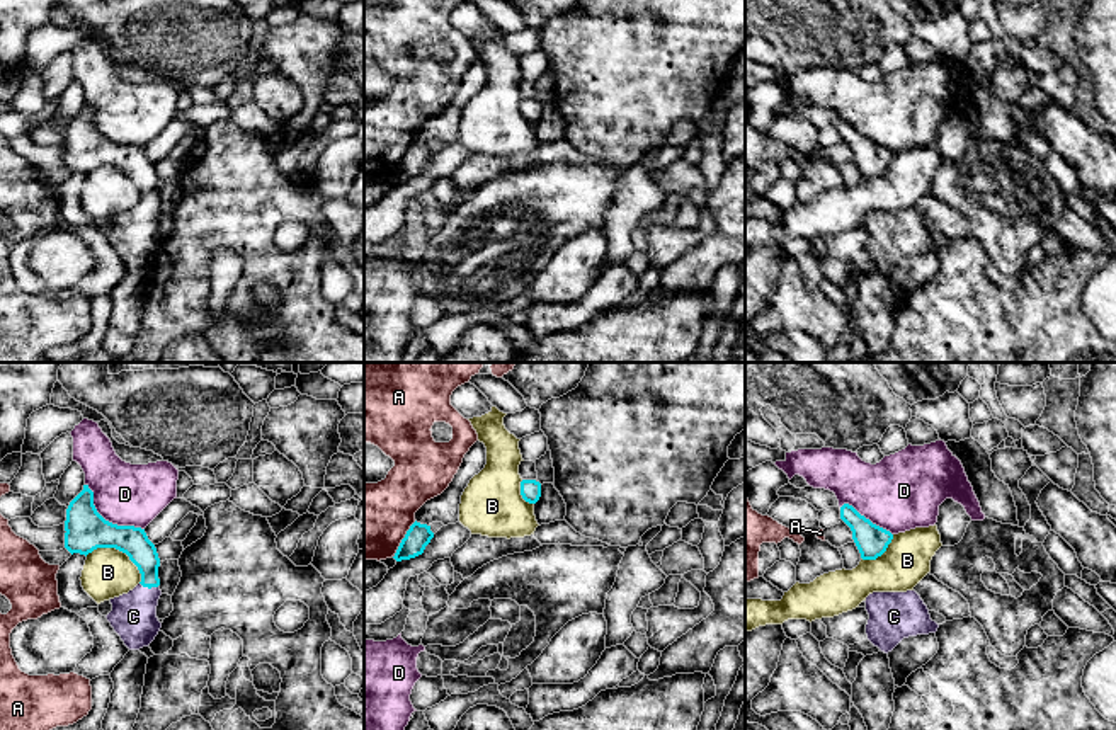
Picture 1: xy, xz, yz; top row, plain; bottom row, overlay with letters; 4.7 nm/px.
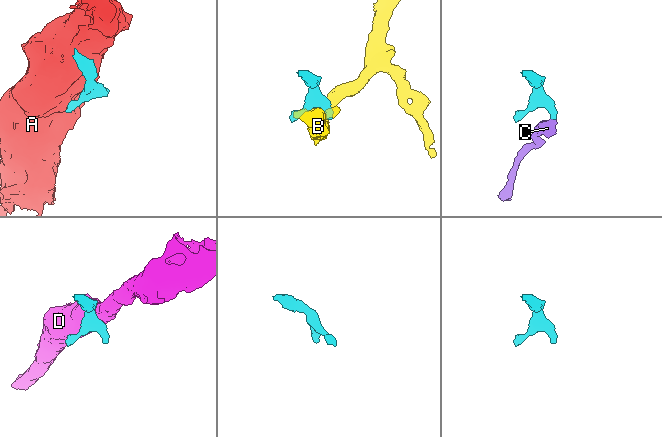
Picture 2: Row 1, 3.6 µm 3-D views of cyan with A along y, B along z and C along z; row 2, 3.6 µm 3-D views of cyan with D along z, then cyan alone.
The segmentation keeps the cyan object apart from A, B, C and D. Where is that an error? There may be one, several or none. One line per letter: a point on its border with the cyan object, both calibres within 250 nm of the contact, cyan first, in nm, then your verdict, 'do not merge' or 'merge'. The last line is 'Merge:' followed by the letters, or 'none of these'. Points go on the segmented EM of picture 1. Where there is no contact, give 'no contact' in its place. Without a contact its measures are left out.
A: xz (402, 540) | 120/360 nm | do not merge
B: xy (119, 550) | 190/240 nm | do not merge
C: xy (148, 587) | 140/220 nm | merge
D: xy (108, 521) | 190/300 nm | do not merge
Merge: C

